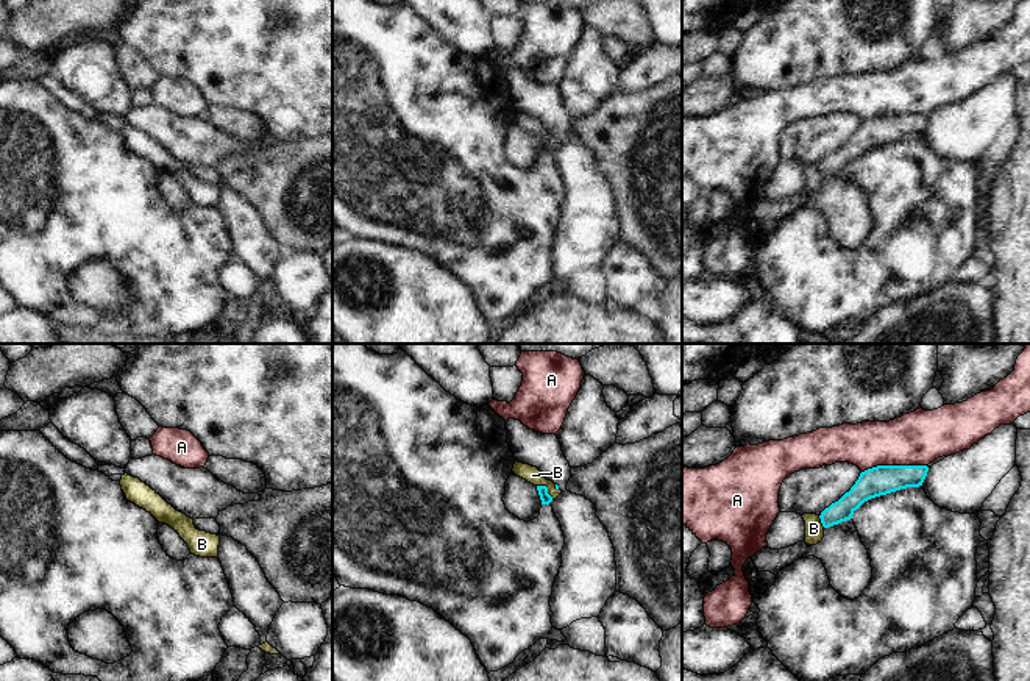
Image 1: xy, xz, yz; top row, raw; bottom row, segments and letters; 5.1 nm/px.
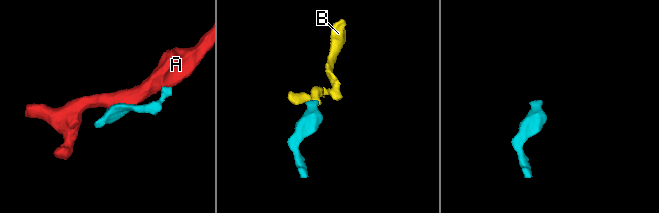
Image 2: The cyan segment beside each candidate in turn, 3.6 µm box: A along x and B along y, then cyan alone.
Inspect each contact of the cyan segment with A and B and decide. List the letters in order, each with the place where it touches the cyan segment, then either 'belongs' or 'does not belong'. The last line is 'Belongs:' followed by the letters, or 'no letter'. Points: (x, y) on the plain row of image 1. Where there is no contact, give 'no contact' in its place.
A: yz (893, 116) | does not belong
B: xz (546, 139) | does not belong
Belongs: no letter

